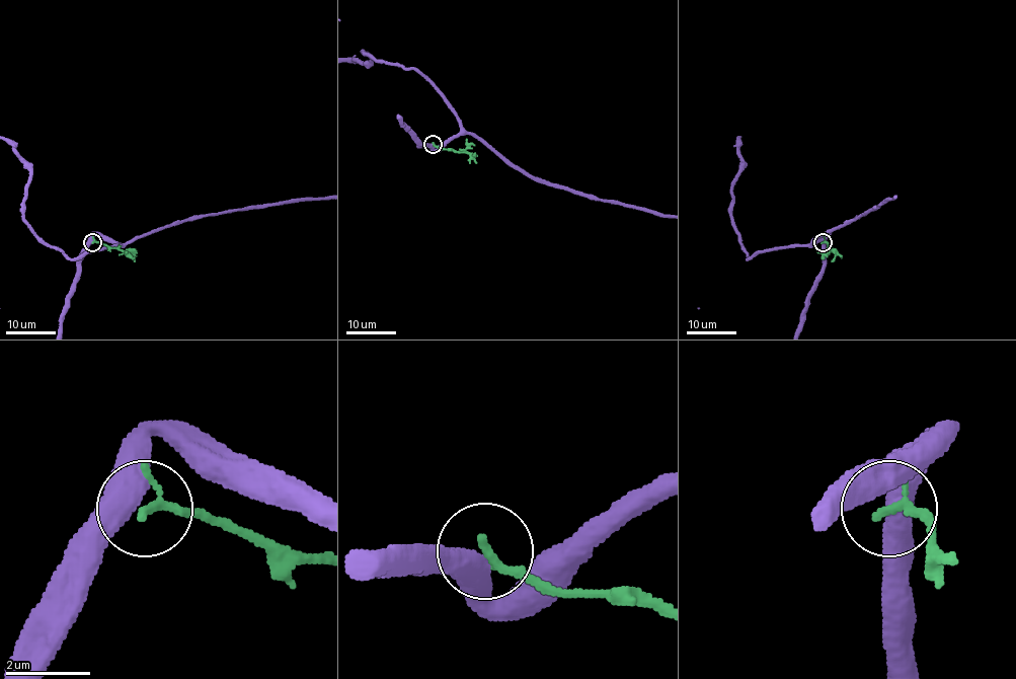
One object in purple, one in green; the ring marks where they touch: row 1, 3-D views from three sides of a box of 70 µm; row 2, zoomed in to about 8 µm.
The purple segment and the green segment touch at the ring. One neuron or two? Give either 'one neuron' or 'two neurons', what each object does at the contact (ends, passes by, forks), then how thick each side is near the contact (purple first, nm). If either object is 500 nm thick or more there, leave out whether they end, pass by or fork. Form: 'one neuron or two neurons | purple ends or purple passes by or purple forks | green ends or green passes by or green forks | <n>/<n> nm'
two neurons | 500/160 nm

